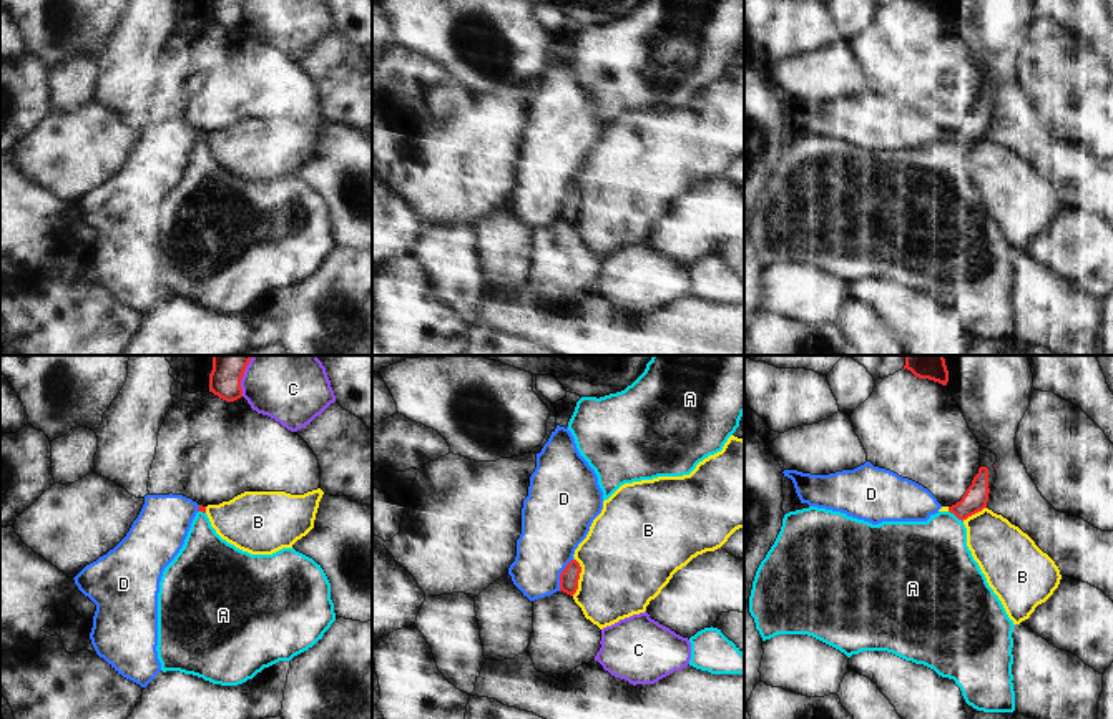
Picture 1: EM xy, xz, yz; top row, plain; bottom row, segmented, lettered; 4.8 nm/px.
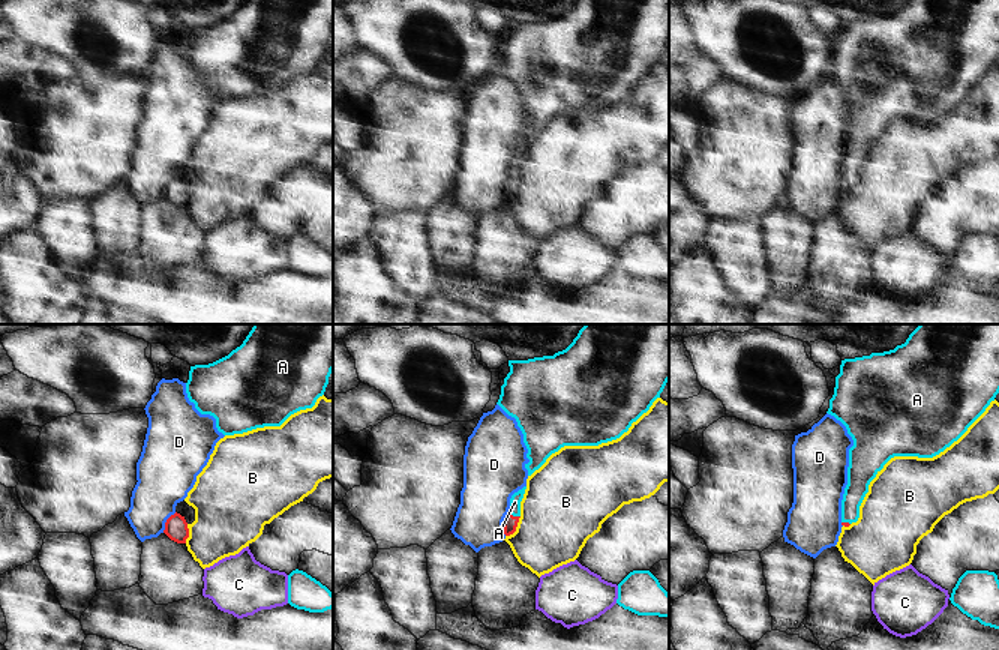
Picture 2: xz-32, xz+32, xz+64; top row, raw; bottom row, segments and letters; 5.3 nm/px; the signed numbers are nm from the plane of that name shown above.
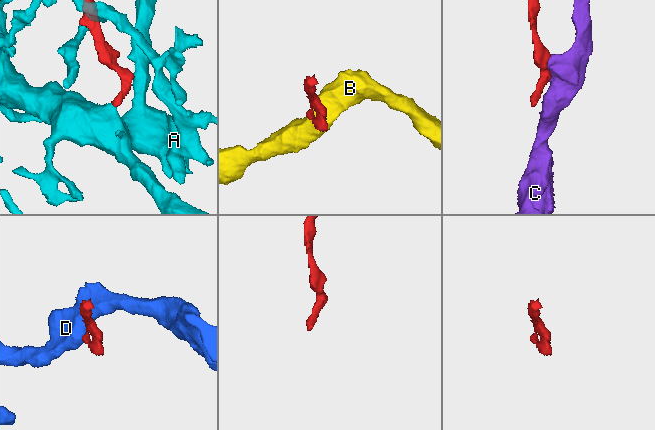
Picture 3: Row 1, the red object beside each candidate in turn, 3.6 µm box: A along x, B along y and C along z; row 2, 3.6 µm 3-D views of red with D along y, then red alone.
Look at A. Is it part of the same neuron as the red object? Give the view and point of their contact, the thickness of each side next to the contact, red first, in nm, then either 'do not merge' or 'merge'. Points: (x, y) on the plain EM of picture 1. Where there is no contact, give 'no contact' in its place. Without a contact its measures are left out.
yz (956, 143) | 120/380 nm | merge

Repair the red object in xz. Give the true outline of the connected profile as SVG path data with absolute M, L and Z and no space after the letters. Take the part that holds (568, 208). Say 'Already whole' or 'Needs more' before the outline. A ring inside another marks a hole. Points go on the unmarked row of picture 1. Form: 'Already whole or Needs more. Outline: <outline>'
Already whole. Outline: M571 188L560 203L560 219L573 224L578 218L581 194L576 188Z

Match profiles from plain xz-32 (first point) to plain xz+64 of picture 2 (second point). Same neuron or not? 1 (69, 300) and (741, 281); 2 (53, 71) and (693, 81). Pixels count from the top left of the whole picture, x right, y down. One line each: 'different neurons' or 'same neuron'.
1: different neurons
2: same neuron

